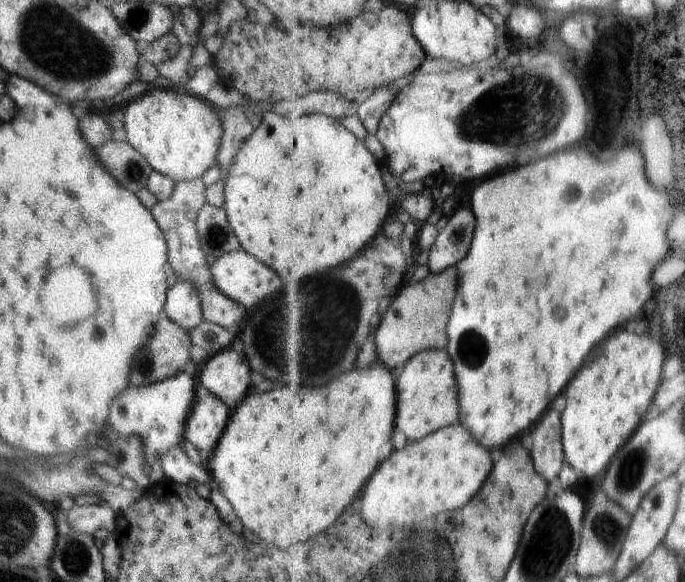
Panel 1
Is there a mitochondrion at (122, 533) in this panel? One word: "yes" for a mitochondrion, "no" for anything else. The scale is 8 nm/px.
no

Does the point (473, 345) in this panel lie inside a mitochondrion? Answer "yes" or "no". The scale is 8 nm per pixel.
yes

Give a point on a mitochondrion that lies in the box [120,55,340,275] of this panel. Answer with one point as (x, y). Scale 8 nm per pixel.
(215, 238)

